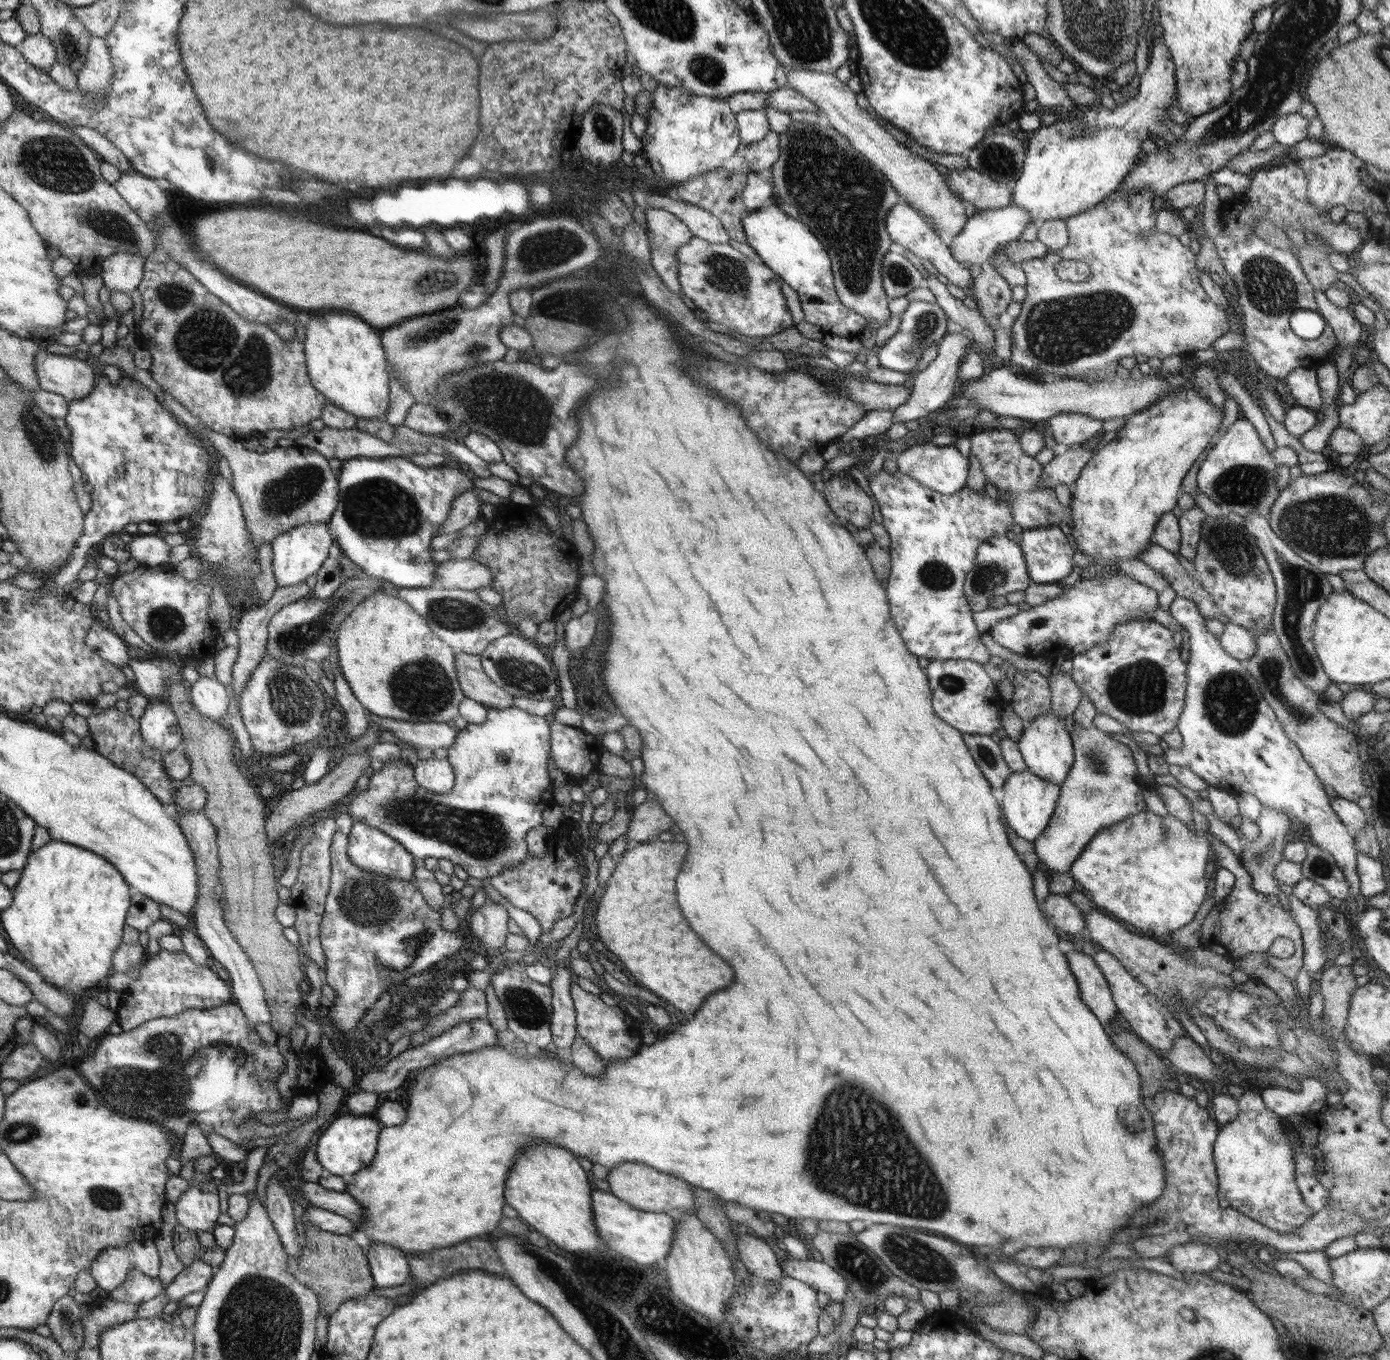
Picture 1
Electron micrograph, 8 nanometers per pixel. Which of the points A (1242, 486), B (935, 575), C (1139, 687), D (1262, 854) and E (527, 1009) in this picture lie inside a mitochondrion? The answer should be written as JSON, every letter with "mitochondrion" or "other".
{"A":"mitochondrion","B":"mitochondrion","C":"mitochondrion","D":"mitochondrion","E":"mitochondrion"}

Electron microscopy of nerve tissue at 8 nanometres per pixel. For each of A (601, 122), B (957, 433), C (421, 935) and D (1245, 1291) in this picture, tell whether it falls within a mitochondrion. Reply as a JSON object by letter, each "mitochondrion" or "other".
{"A":"mitochondrion","B":"other","C":"mitochondrion","D":"other"}

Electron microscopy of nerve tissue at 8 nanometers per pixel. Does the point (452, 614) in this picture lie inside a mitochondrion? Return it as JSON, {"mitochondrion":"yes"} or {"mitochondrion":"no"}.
{"mitochondrion":"yes"}

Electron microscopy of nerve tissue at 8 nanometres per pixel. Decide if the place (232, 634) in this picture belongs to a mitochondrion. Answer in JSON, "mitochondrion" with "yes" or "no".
{"mitochondrion":"no"}

